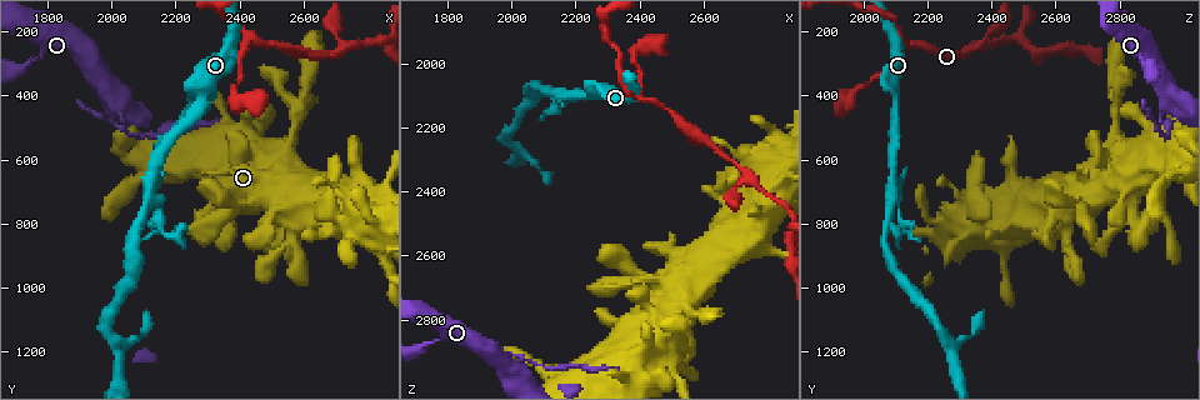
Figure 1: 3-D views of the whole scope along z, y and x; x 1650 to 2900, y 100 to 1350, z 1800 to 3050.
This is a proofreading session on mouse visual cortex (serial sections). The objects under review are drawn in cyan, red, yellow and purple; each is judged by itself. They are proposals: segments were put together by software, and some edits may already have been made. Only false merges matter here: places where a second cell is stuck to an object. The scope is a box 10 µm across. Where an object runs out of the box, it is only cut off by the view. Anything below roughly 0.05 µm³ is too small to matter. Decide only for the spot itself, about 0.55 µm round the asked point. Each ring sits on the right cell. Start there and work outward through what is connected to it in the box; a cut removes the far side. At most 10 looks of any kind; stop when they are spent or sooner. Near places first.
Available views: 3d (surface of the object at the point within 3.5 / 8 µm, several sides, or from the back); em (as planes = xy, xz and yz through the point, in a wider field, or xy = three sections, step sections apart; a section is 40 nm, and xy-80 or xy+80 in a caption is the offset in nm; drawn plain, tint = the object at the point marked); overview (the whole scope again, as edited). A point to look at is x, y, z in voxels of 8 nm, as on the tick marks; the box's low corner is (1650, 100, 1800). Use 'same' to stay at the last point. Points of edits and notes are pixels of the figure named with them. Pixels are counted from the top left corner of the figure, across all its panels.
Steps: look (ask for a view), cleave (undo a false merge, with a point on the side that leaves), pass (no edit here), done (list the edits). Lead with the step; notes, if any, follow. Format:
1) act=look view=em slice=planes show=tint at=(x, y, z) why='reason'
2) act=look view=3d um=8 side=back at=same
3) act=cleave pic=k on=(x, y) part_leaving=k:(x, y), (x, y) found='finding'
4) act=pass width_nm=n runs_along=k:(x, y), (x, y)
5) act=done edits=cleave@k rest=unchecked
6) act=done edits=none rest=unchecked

act=look view=3d um=3.5 at=(2740, 250, 2370) why='a narrow waist'

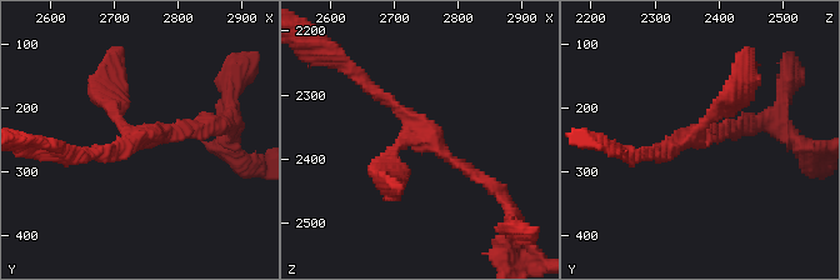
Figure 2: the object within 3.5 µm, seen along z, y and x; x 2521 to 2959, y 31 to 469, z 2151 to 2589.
act=look view=em slice=xy step=2 show=tint at=(2735, 245, 2360) arms=3 arm_widths_nm=150,200,200

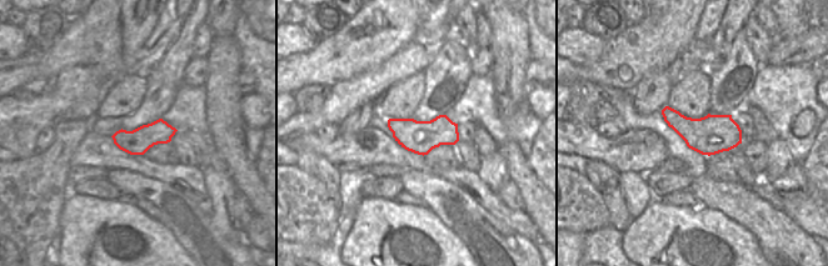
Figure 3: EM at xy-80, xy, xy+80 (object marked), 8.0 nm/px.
act=pass runs_along=2:(361, 80), (484, 180) found='all the same cell'

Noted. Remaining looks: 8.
act=look view=3d um=3.5 at=(2440, 220, 2120) why='a fork'

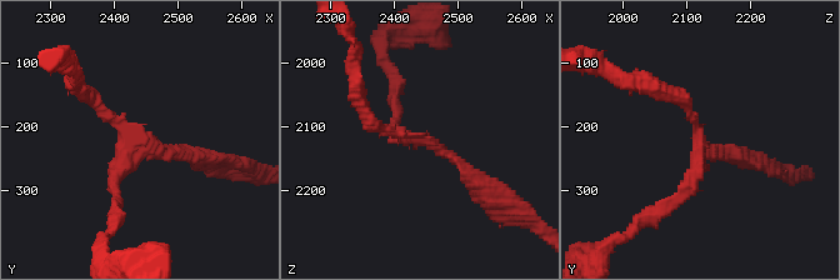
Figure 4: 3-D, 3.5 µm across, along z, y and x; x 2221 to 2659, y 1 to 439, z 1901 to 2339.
act=look view=em slice=xy step=2 show=tint at=(2455, 225, 2125) arms=3 arm_widths_nm=150,150,200

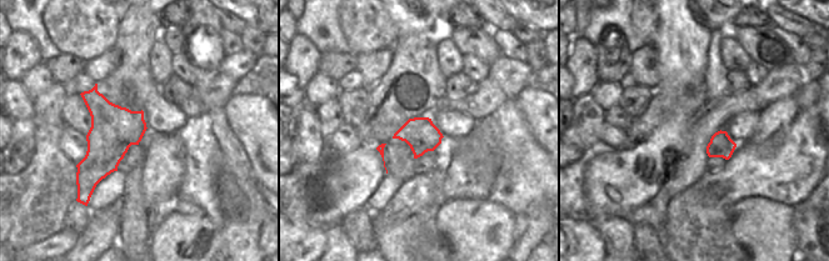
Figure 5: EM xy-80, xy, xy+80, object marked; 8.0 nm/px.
act=pass runs_along=4:(491, 189), (430, 141), (391, 131), (396, 115) found='continuous, no second cell'

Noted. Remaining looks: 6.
act=look view=3d um=3.5 at=(2370, 410, 1970) why='sharp bend'

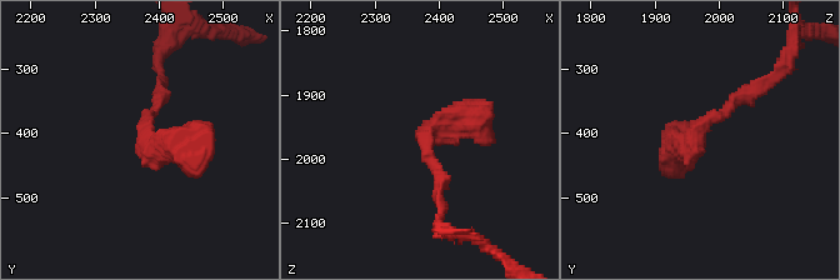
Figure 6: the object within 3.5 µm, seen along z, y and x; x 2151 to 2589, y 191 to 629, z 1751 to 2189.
act=look view=em slice=xy step=3 show=tint at=(2380, 410, 1960) arm_widths_nm=150,400 why='shape alone is not enough'

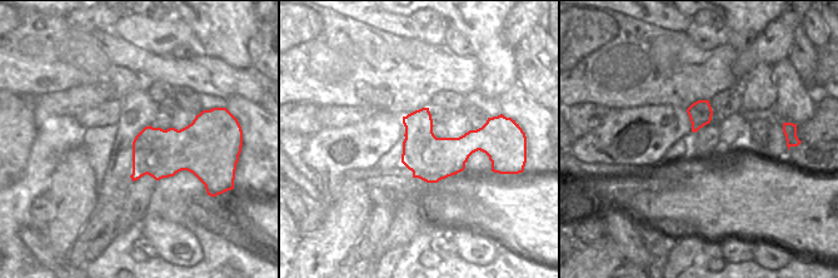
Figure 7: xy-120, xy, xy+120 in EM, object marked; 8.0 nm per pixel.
act=pass runs_along=6:(440, 193), (425, 135), (471, 119), (486, 141) found='continuous, no second cell'

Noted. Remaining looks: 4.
act=look view=3d um=3.5 at=(2130, 720, 2090) why='a fork'

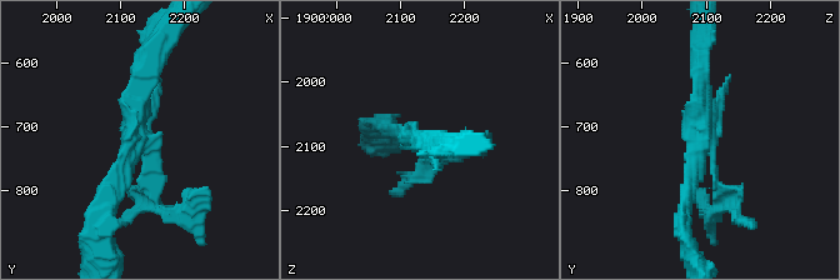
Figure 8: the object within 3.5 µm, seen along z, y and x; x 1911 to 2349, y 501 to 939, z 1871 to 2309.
act=look view=em slice=xy step=3 show=tint at=(2125, 710, 2095) arms=3 arm_widths_nm=150,200,250 why='shape alone is not enough'

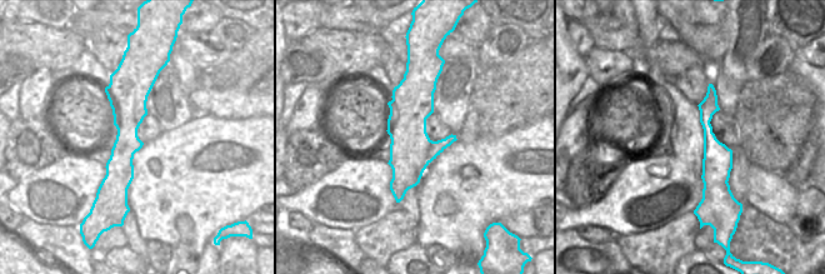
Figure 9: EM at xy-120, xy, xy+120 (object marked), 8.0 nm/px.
act=pass width_nm=360 runs_along=9:(128, 75), (121, 202) found='one cell here'

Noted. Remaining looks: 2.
act=done edits=none rest=unchecked

